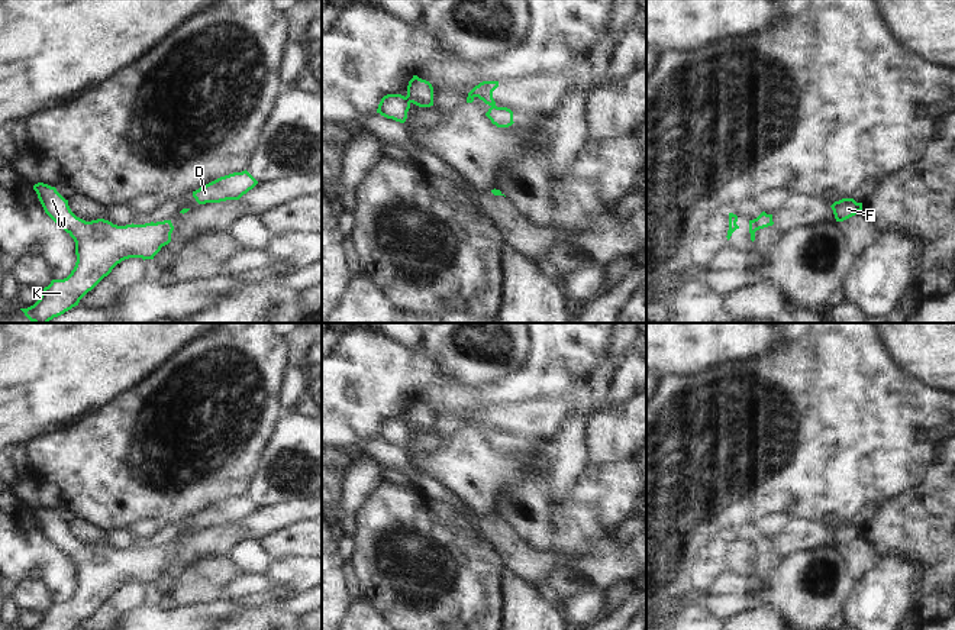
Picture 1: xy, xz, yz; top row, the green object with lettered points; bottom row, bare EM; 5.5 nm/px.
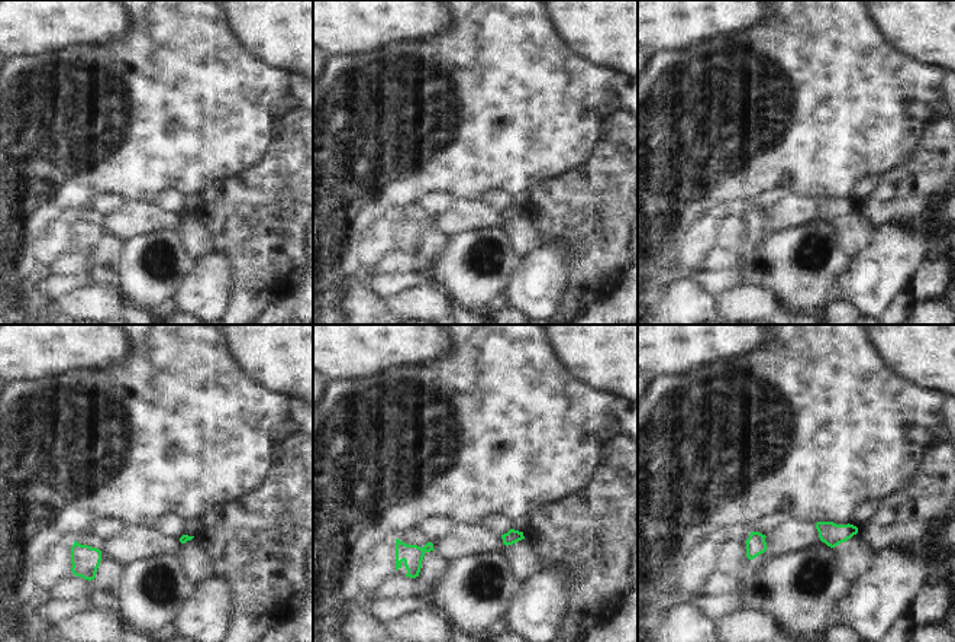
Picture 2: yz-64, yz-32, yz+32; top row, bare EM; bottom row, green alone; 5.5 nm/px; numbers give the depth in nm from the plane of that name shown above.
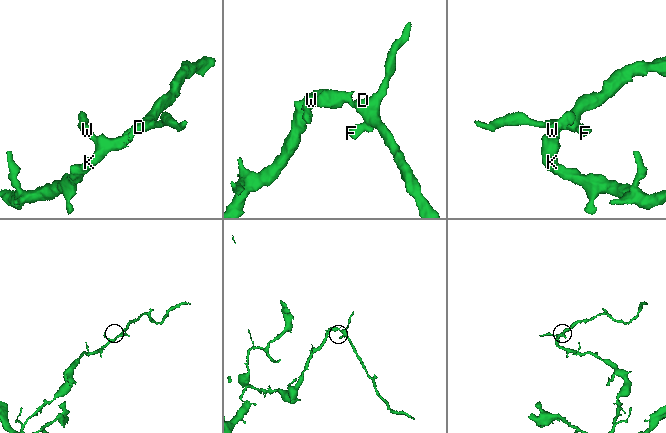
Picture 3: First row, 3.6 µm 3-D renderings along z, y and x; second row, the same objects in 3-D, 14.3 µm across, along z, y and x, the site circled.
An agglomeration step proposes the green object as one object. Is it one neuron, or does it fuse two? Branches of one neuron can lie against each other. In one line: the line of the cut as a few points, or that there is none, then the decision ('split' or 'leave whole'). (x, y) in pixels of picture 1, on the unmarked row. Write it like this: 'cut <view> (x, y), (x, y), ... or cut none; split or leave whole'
cut xz (491, 429), (494, 430); split

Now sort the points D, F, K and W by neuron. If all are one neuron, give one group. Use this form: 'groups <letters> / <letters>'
groups D F / K W

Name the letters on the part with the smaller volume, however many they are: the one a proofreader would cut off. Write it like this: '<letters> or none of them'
D, F

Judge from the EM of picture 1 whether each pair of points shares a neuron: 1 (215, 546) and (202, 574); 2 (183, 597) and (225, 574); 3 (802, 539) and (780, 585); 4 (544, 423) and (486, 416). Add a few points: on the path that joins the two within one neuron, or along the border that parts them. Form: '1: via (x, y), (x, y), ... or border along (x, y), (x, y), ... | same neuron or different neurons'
1: border along (228, 553), (200, 558), (177, 571) | different neurons
2: via (193, 587), (215, 574) | same neuron
3: border along (829, 543), (807, 551), (797, 551), (783, 558) | different neurons
4: via (529, 420), (500, 417) | same neuron

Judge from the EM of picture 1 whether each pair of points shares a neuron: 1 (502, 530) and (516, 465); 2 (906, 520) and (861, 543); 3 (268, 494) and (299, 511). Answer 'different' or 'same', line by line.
1: different
2: different
3: different

